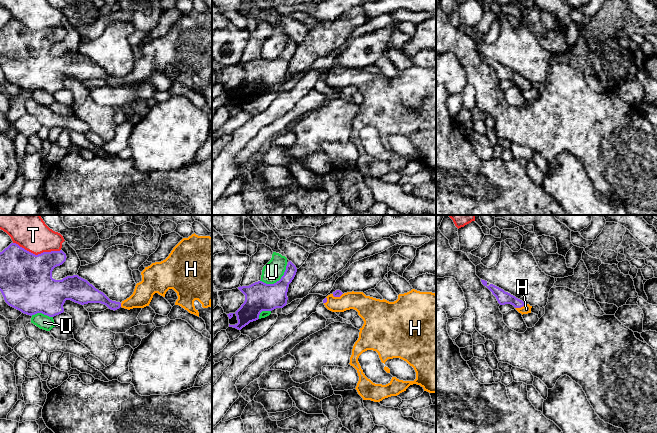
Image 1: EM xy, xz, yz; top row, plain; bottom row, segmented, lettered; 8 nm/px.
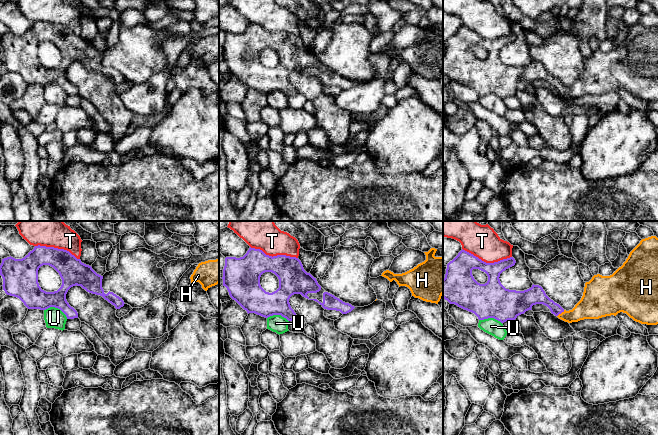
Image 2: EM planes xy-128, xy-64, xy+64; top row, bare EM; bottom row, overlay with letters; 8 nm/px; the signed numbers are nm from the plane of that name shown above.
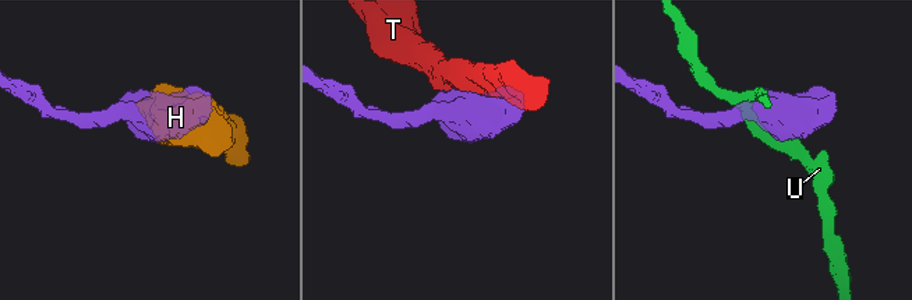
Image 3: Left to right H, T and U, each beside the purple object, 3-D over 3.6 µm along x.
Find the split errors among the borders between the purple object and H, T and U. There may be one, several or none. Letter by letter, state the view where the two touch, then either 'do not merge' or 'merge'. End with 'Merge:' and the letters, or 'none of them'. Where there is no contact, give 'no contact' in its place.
H: yz | merge
T: xy | do not merge
U: xz | do not merge
Merge: H

